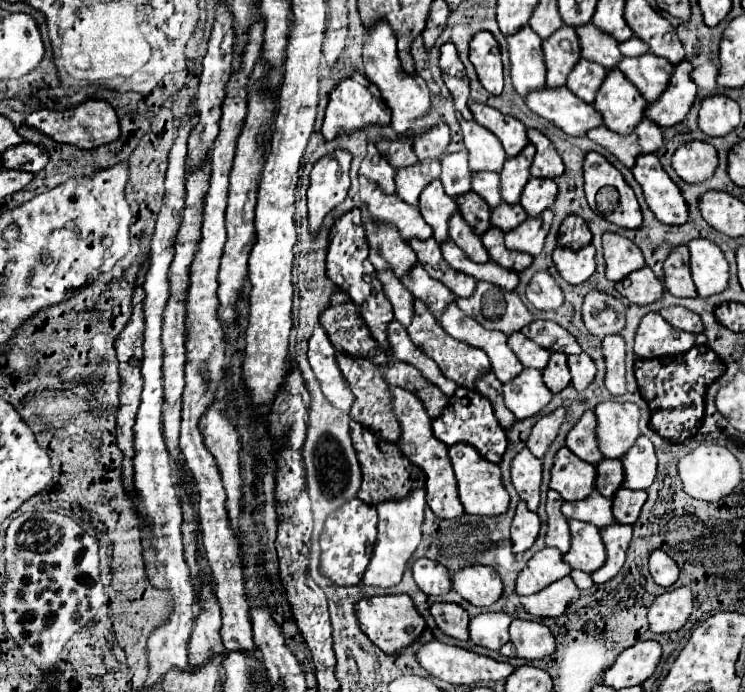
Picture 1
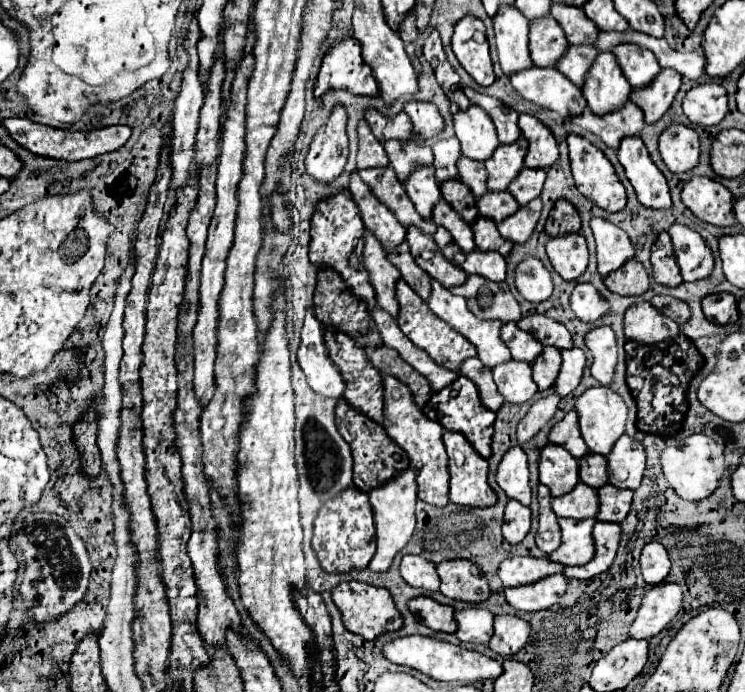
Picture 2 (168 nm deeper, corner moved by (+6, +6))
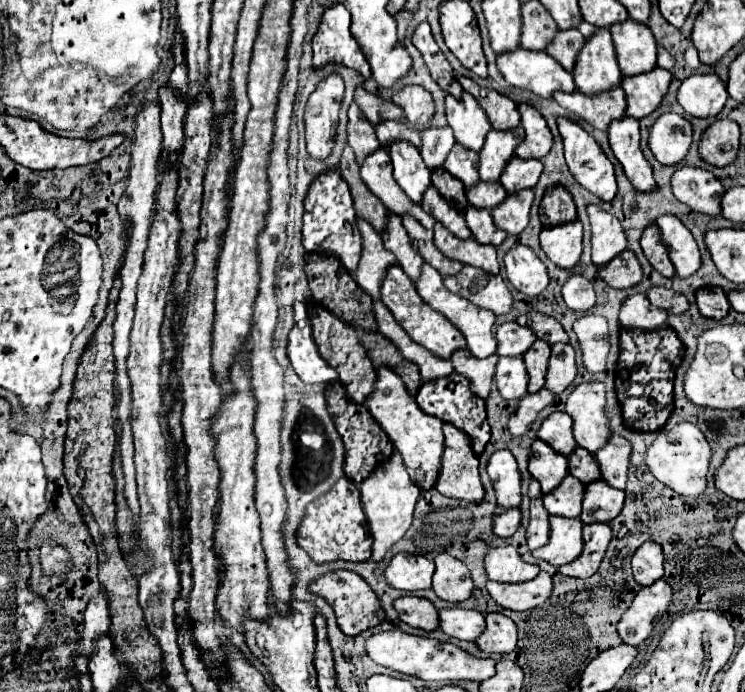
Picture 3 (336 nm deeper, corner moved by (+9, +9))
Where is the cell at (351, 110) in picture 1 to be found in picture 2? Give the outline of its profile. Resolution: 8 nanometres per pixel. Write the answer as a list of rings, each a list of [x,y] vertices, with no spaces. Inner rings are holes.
[[[342,39],[326,51],[320,73],[314,83],[314,95],[322,99],[328,89],[346,89],[358,95],[378,95],[372,69],[364,63],[358,47],[358,39]]]

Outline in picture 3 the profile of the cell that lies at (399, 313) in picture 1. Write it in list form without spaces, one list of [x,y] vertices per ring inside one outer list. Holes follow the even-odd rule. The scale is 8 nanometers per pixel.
[[[357,220],[361,238],[363,238],[363,252],[361,262],[355,272],[355,282],[375,300],[381,300],[381,284],[385,280],[387,268],[393,266],[397,260],[383,248],[381,236],[367,224],[365,220]]]

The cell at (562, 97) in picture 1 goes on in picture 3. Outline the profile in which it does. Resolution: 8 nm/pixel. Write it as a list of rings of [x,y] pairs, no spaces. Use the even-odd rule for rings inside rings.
[[[517,48],[517,52],[505,52],[503,56],[497,56],[497,66],[511,86],[529,90],[541,98],[553,98],[555,92],[575,92],[573,76],[565,68],[559,68],[559,64],[555,64],[547,52],[527,52]]]

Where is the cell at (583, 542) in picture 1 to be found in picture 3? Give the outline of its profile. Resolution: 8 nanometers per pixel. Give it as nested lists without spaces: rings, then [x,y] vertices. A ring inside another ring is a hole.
[[[551,516],[549,522],[551,522],[549,542],[543,548],[533,550],[531,554],[535,558],[543,558],[559,568],[563,564],[573,562],[581,554],[583,522],[579,518],[559,518],[559,516]]]

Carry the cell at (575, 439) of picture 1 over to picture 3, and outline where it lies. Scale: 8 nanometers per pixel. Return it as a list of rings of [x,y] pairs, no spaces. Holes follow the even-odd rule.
[[[553,412],[541,424],[537,436],[543,442],[547,442],[549,446],[553,446],[553,450],[559,450],[563,456],[569,456],[577,448],[571,424],[573,424],[573,420],[567,412]]]

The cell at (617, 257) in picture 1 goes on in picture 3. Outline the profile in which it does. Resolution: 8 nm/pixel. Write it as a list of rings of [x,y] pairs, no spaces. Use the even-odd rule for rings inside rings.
[[[593,204],[587,206],[587,214],[591,218],[591,244],[593,244],[593,264],[605,266],[617,254],[627,250],[627,238],[623,228],[615,216],[595,208]]]

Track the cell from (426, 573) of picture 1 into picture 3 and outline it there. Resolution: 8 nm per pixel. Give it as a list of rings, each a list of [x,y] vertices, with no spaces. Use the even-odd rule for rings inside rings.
[[[395,554],[385,570],[385,578],[393,588],[411,592],[431,588],[433,572],[433,562],[421,554]]]

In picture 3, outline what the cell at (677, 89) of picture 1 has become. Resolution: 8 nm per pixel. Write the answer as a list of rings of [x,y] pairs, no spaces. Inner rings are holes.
[[[653,68],[639,76],[625,76],[621,88],[627,94],[627,116],[639,120],[657,110],[669,90],[671,78],[671,72],[663,68]]]

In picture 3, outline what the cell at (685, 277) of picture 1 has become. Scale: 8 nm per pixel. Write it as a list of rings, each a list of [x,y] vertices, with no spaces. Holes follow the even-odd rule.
[[[651,224],[643,236],[641,236],[641,248],[649,260],[649,264],[661,272],[665,278],[673,278],[675,276],[675,268],[669,260],[669,252],[665,248],[665,244],[661,242],[661,232],[657,228],[657,224]]]

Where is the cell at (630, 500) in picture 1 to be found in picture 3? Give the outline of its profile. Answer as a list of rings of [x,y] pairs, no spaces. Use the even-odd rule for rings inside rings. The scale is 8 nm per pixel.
[[[595,480],[587,484],[587,492],[583,498],[583,512],[581,522],[593,524],[593,522],[611,522],[615,516],[619,516],[623,508],[625,492],[611,488],[605,480]]]

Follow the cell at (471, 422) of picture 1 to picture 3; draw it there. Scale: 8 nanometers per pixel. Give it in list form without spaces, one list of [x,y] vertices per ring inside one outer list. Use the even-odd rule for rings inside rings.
[[[451,374],[451,376],[443,378],[443,380],[435,380],[435,382],[431,382],[431,384],[425,382],[425,384],[419,388],[419,392],[417,392],[415,398],[417,398],[419,408],[421,408],[425,414],[437,416],[439,420],[449,422],[449,424],[457,426],[459,430],[463,430],[465,434],[469,434],[469,438],[471,438],[471,448],[473,448],[473,452],[475,452],[477,456],[483,452],[485,444],[489,442],[489,424],[487,424],[487,414],[485,414],[485,402],[479,400],[479,398],[471,392],[465,376]]]

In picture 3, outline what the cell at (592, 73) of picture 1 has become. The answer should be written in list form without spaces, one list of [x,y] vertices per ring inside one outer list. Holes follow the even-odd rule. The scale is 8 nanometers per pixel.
[[[571,30],[571,32],[557,32],[555,40],[551,46],[547,46],[547,54],[553,56],[567,72],[573,72],[575,68],[575,60],[581,52],[581,48],[585,46],[585,36],[579,30]]]

